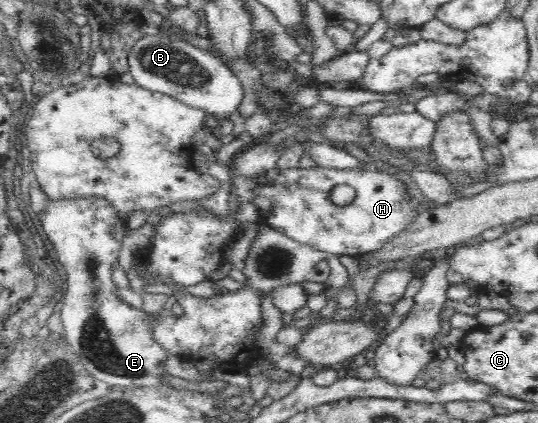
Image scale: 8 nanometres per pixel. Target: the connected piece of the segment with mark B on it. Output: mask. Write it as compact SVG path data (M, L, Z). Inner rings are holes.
M164 33L141 37L129 51L129 73L137 85L159 92L202 109L208 116L215 116L221 123L239 109L243 99L241 81L223 61L211 52L195 47L185 40L175 39Z

